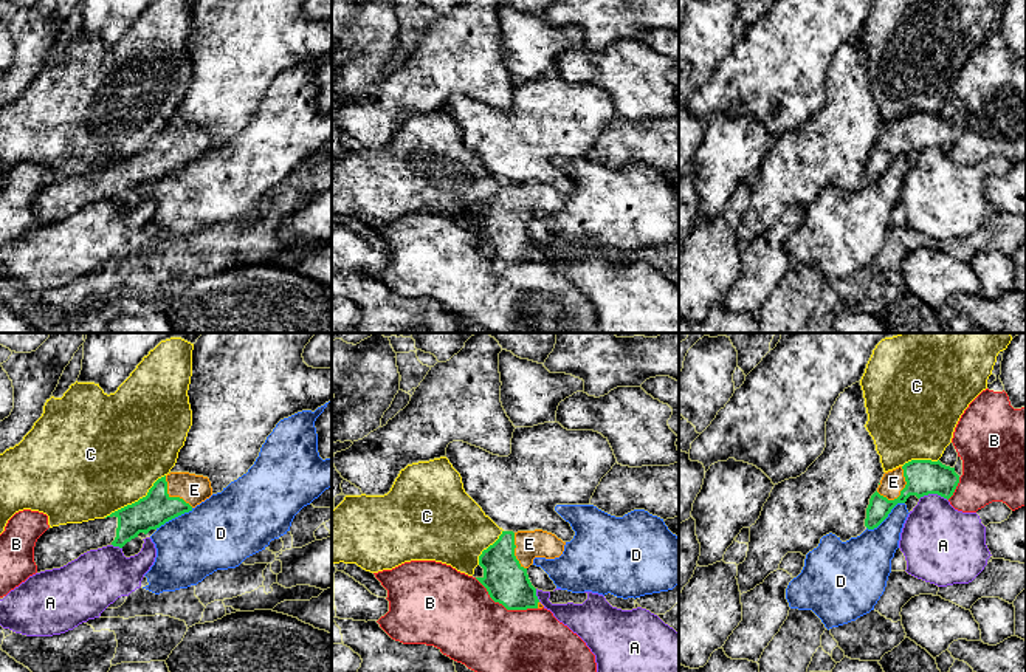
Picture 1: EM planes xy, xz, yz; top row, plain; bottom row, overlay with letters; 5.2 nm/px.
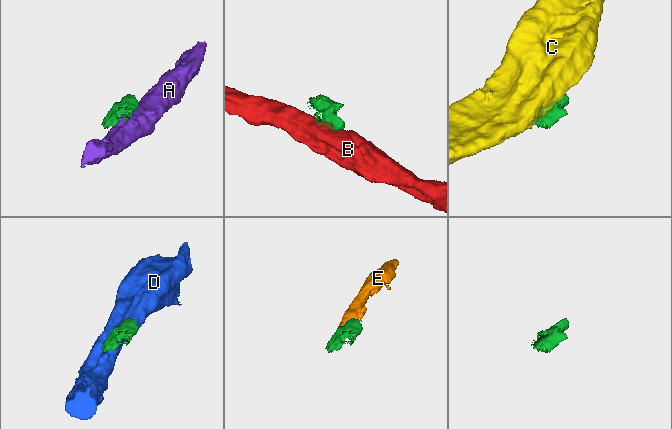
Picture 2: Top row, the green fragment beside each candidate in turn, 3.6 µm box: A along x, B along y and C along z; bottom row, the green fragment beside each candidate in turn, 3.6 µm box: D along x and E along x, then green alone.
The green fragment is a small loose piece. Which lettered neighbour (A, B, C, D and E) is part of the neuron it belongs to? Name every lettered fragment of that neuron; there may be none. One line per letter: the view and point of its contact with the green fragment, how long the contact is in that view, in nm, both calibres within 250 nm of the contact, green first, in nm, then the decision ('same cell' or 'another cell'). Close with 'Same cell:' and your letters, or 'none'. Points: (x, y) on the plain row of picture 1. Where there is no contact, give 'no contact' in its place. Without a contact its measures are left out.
A: yz (933, 146) | 150 nm | 180/380 nm | another cell
B: xz (504, 259) | 360 nm | 220/420 nm | another cell
C: xy (138, 154) | 380 nm | 180/480 nm | another cell
D: yz (885, 171) | 240 nm | 140/280 nm | another cell
E: yz (905, 140) | 200 nm | 180/120 nm | same cell
Same cell: E

